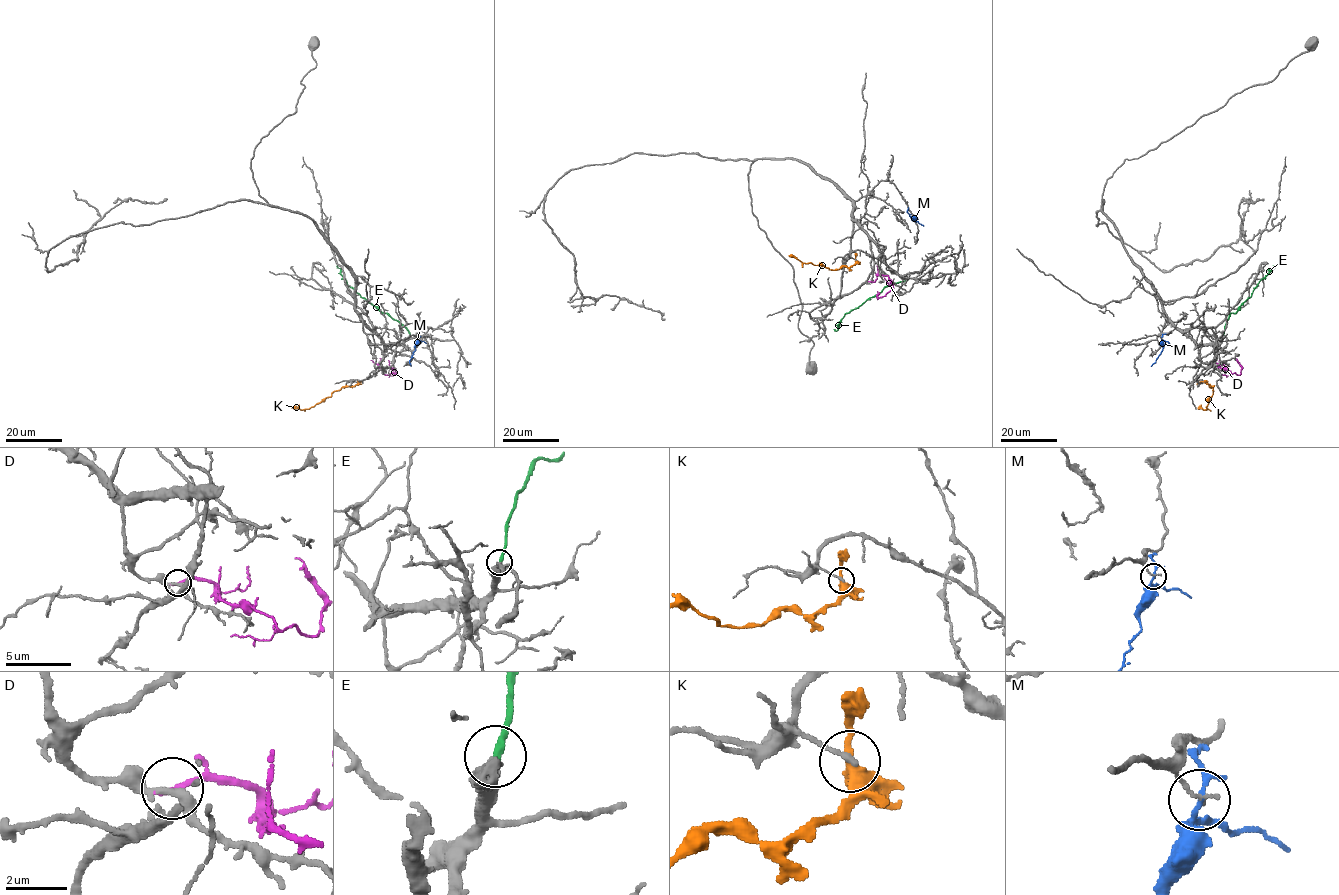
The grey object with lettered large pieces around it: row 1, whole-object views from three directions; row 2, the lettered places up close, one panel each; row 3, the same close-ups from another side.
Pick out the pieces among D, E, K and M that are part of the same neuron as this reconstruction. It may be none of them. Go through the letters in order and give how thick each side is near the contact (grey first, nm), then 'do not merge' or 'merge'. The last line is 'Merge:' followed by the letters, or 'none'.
D: calibres 240 and 260 nm; do not merge
E: calibres 420 and 300 nm; merge
K: calibres 170 and 420 nm; do not merge
M: calibres 150 and 130 nm; do not merge
Merge: E

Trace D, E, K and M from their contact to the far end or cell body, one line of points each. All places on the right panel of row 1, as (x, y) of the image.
D: (1210, 364), (1216, 363), (1218, 367), (1239, 375), (1241, 365), (1235, 358)
E: (1223, 335), (1229, 315), (1251, 296), (1273, 266)
K: (1203, 382), (1213, 391), (1206, 409), (1199, 407)
M: (1161, 338), (1163, 349), (1151, 366)

